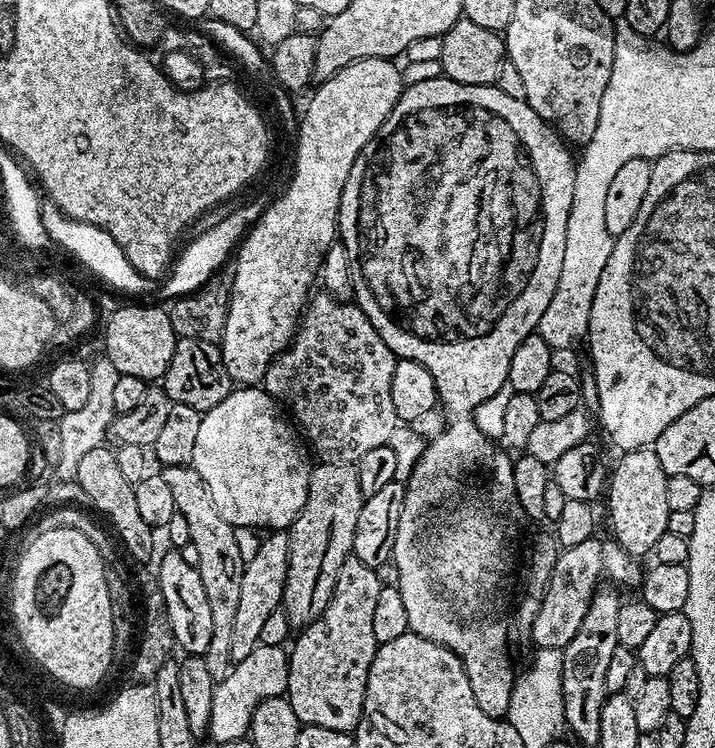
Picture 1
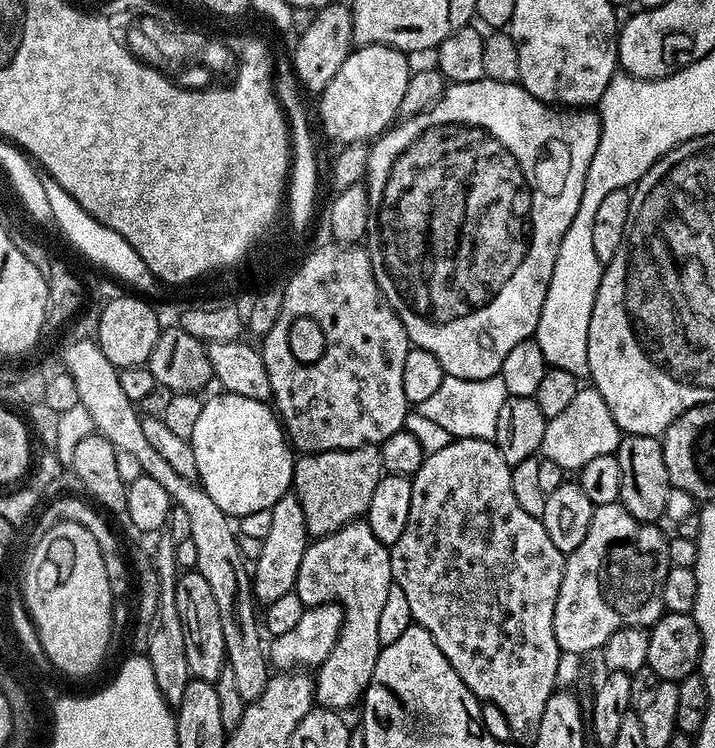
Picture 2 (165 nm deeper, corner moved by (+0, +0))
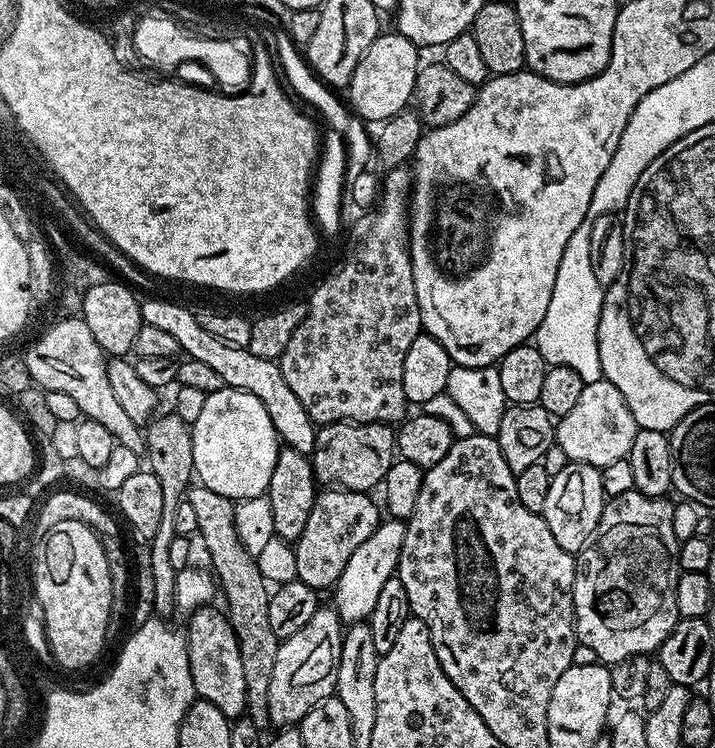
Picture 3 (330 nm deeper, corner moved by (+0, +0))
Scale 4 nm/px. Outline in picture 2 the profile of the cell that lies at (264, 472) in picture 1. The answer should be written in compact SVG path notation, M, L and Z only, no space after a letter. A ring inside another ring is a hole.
M231 394L219 395L213 400L204 400L202 414L194 426L191 439L199 483L229 518L267 512L272 509L274 502L278 502L278 498L289 495L292 487L293 449L275 411L265 401Z

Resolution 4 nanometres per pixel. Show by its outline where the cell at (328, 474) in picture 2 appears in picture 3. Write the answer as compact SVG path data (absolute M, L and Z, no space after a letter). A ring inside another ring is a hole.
M343 420L337 424L325 424L316 429L316 445L310 457L312 474L321 485L345 488L347 492L371 493L384 483L386 470L390 470L396 451L396 433L391 424L352 424Z

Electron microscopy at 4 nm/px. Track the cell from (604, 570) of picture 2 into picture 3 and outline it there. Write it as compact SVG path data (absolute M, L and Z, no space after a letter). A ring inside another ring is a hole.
M635 490L626 494L618 494L611 497L604 505L604 513L600 519L600 527L594 539L576 556L576 577L572 587L572 619L576 625L576 639L582 646L590 646L594 650L597 661L601 664L613 666L630 659L634 655L648 656L655 653L666 642L670 630L674 630L677 620L681 619L678 614L678 578L680 577L680 563L678 562L678 550L680 540L674 534L674 510L676 504L671 499L663 496L647 496Z

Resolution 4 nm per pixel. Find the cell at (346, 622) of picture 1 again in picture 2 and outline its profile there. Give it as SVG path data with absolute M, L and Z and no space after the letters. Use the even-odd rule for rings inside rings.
M364 518L343 524L334 530L334 534L313 539L306 554L302 554L294 591L298 598L302 598L305 608L339 604L344 609L340 637L314 672L314 700L319 707L345 710L351 704L361 703L382 647L378 642L378 622L393 582L389 545L378 542L374 530L370 530Z

